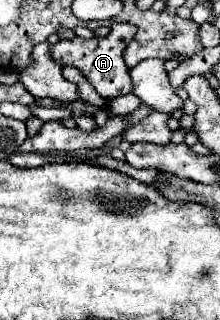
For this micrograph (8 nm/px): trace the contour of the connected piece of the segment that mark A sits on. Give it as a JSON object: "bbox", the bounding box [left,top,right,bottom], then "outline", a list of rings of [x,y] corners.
{"bbox":[50,23,136,101],"outline":[[[114,23],[110,27],[110,33],[106,37],[92,37],[92,39],[60,39],[56,45],[50,47],[50,57],[60,67],[76,67],[88,83],[98,91],[98,95],[106,101],[112,101],[114,97],[122,93],[132,93],[132,79],[128,75],[128,67],[124,63],[124,49],[128,47],[130,39],[134,39],[136,27],[130,23]]]}

